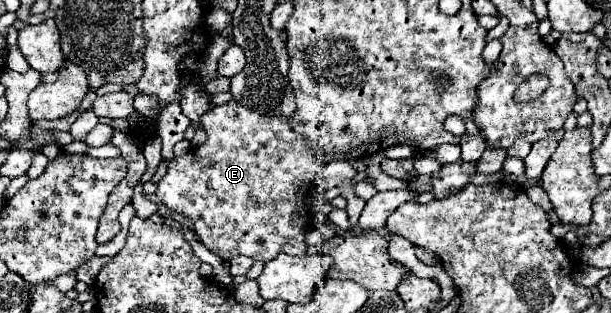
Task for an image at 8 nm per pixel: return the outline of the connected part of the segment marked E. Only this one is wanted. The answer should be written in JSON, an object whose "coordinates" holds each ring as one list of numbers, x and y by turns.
{"coordinates":[[235,101,213,107,201,117,201,125,207,133,207,141,169,161,165,177,157,183,155,195,159,201,171,211,187,217,195,227,197,239,223,261,231,261,237,255,259,261,273,259,277,253,305,255,307,213,303,199,308,195,311,181,323,169,309,143,305,143,305,137,297,135,285,117,261,115]]}

